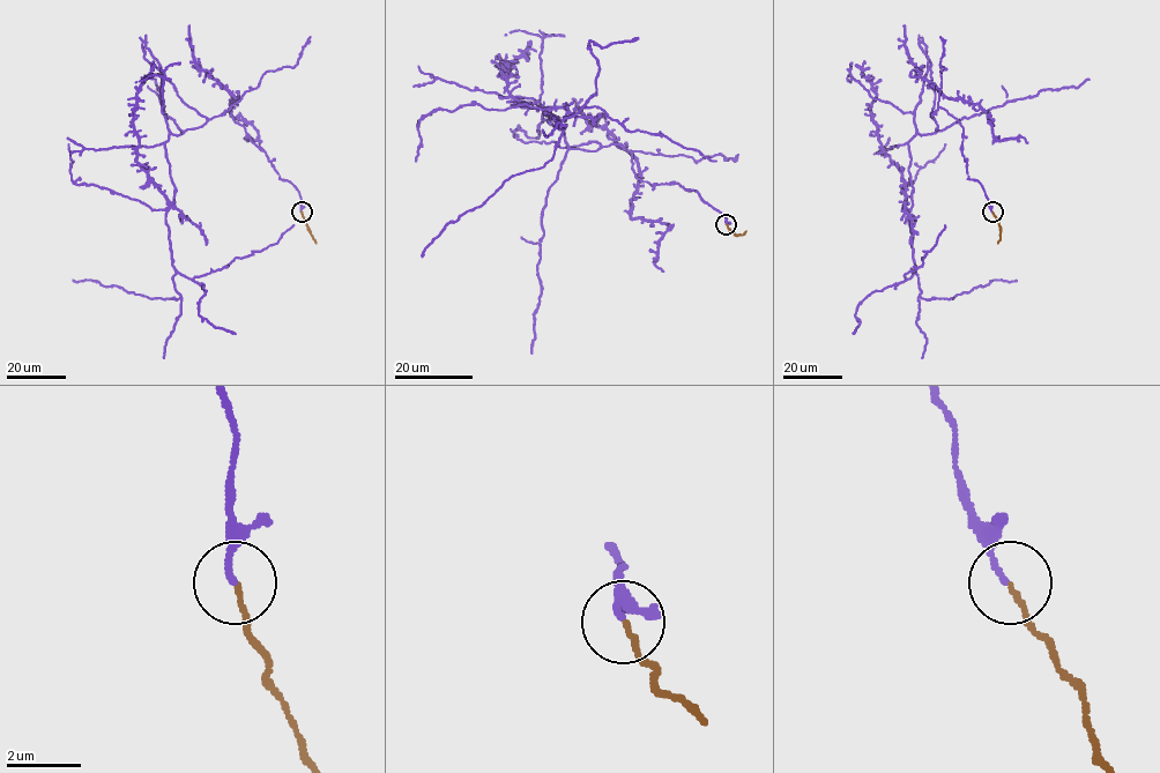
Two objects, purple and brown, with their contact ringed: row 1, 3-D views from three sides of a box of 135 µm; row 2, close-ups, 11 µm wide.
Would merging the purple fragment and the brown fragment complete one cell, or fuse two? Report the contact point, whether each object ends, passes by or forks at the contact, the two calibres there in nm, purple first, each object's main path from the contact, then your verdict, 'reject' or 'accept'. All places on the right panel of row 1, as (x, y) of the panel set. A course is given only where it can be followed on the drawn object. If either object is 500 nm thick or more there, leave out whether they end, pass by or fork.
at (993, 212); purple ends there; brown ends there; 150 nm thick on the purple side, 120 nm on the other; purple runs (993, 212), (967, 173), (964, 128), (941, 108), (936, 131), (908, 142), (921, 297), (1017, 280); brown runs (993, 212), (1001, 227), (997, 243); accept

